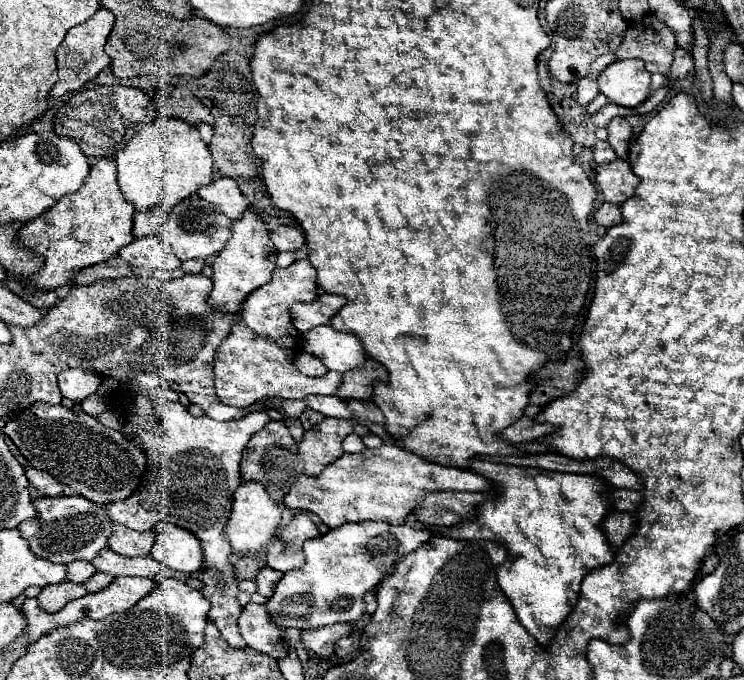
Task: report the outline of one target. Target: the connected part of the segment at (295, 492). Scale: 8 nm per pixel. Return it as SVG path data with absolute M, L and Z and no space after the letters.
M383 444L375 450L363 450L359 454L343 454L339 460L325 466L325 470L319 476L299 476L299 480L293 484L291 492L285 496L285 506L295 510L311 510L315 512L323 524L329 528L339 528L347 522L365 522L365 520L381 520L387 524L405 524L415 506L423 500L423 496L431 492L445 492L445 490L457 490L457 492L495 492L497 486L491 484L489 478L483 474L471 472L467 468L455 468L455 466L443 466L437 462L431 462L423 456L417 456L413 452L407 452L405 448Z

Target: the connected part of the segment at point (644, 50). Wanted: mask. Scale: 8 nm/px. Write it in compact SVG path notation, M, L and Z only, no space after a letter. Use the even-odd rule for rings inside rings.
M647 16L643 18L643 22L647 22L649 26L629 26L627 34L621 42L621 46L617 48L615 56L617 58L639 58L645 62L645 68L655 74L667 74L669 66L673 62L673 52L677 48L675 44L675 36L671 36L671 30Z

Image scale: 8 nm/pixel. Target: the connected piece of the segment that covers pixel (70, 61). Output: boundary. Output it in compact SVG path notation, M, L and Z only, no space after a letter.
M99 8L85 24L77 24L75 28L71 28L65 36L65 40L59 44L57 48L57 70L59 70L59 80L57 84L51 88L51 94L49 98L57 98L57 96L63 96L65 92L75 92L79 88L83 88L87 82L95 80L97 74L107 68L111 64L109 56L105 54L103 46L107 42L107 36L113 28L113 20L115 16L105 10L105 8Z

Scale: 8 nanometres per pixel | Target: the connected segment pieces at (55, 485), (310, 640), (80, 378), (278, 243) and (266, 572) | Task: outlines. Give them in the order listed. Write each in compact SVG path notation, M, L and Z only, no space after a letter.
M27 468L25 476L41 492L41 496L61 496L63 494L63 484L57 478L53 478L51 474L43 472L43 470Z
M333 624L333 626L323 626L315 632L303 632L301 634L301 644L303 648L307 648L311 654L319 656L319 658L329 658L333 654L333 646L335 642L345 636L351 634L351 624Z
M67 368L59 374L61 394L75 402L81 402L87 396L91 396L97 390L99 382L101 382L99 374L85 368Z
M279 226L271 232L271 240L275 248L281 250L299 250L305 246L305 234L299 226Z
M263 566L263 568L259 570L259 574L257 574L257 580L255 580L255 582L257 582L257 592L259 592L261 596L269 598L281 578L283 578L281 572L277 572L277 570L269 568L269 566Z

